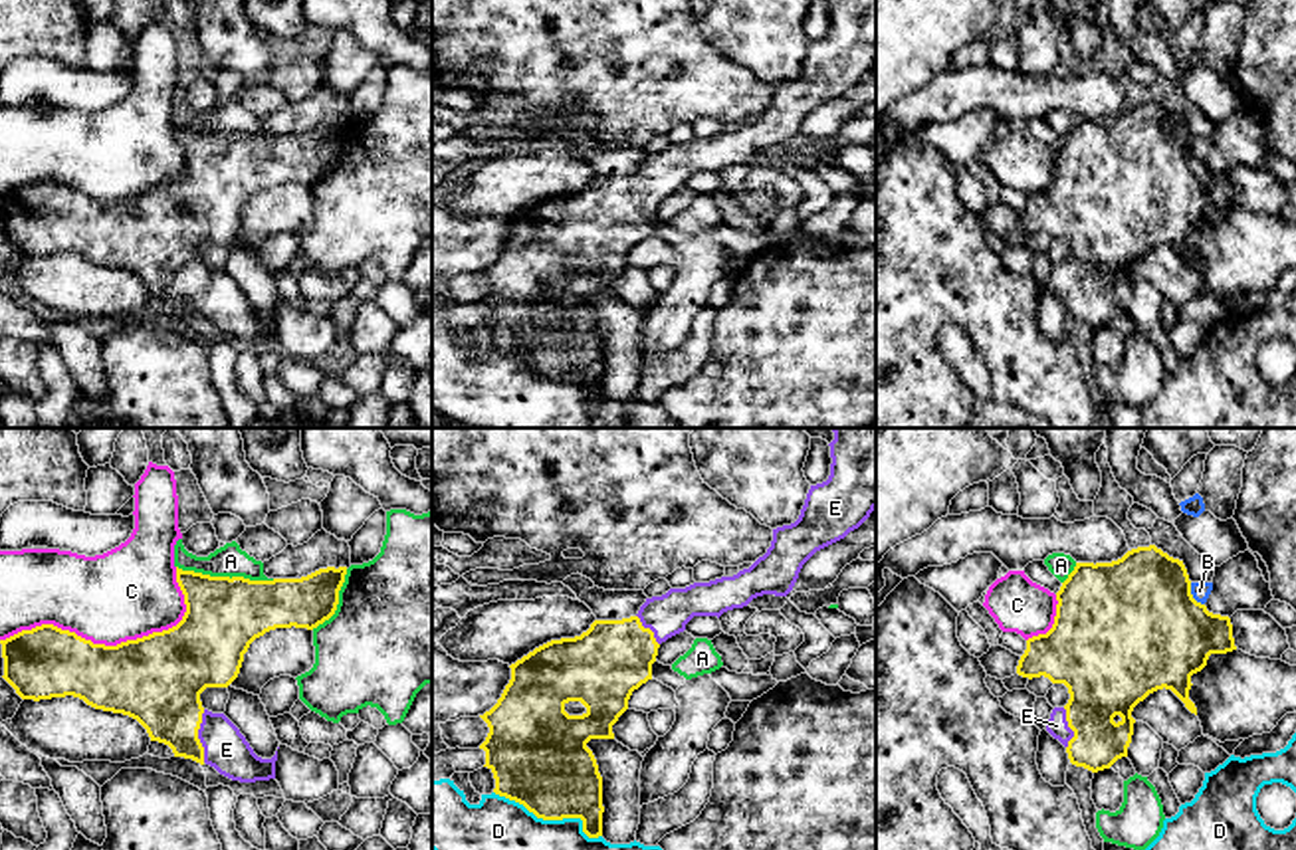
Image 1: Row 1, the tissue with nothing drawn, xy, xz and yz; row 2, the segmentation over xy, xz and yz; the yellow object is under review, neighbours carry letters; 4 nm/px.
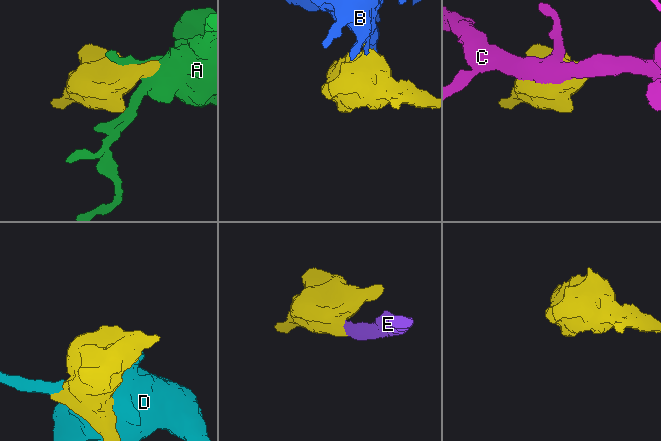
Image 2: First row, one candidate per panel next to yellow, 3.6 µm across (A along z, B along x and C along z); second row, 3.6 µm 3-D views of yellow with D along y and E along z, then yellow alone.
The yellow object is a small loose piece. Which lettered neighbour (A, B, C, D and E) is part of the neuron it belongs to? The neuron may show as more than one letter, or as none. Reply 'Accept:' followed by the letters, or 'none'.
Accept: E

